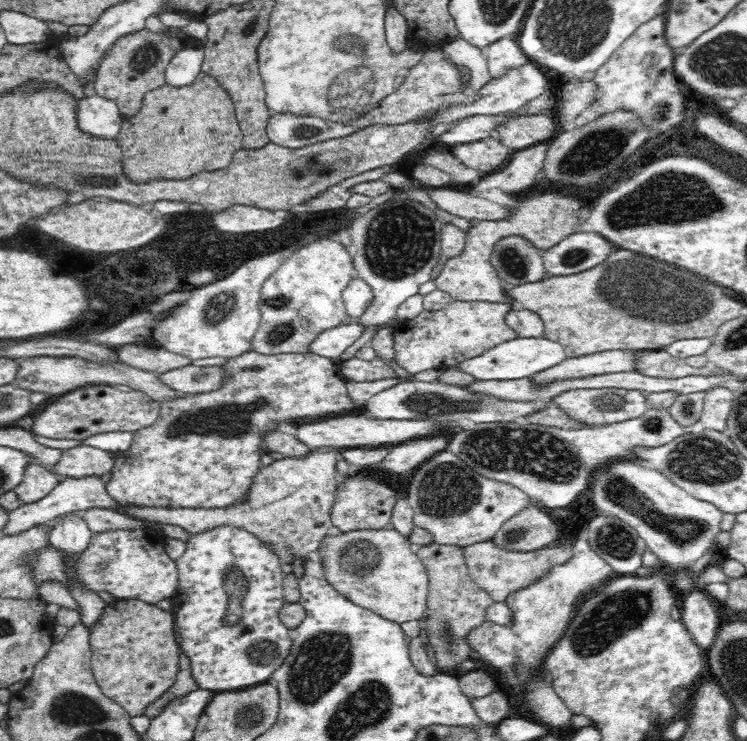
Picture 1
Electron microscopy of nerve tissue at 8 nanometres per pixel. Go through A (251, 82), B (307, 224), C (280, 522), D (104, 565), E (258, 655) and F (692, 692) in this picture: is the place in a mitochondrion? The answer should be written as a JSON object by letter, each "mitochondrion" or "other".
{"A":"other","B":"other","C":"other","D":"mitochondrion","E":"mitochondrion","F":"other"}

